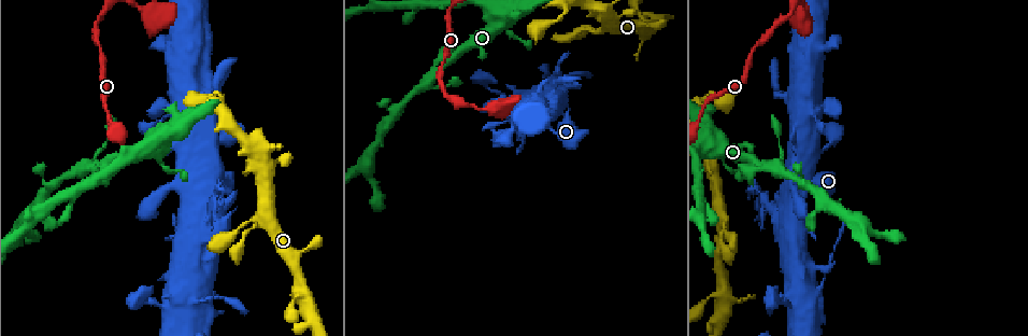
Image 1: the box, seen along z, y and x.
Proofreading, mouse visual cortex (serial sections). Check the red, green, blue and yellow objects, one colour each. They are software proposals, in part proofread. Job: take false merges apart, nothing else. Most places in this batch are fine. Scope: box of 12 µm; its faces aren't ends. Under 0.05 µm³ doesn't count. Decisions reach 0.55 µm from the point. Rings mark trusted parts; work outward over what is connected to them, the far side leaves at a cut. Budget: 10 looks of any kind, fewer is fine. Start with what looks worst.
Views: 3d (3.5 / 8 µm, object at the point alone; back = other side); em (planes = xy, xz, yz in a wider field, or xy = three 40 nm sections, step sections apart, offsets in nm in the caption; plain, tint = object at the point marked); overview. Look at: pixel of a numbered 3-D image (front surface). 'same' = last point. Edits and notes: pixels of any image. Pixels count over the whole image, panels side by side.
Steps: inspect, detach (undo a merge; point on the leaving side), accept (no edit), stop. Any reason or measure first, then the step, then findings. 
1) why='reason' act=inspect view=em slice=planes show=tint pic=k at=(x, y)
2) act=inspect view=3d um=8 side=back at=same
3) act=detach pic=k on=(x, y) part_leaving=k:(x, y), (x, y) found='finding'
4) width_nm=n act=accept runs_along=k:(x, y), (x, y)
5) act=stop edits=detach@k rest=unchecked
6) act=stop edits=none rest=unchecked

why='sharp bend' act=inspect view=3d um=3.5 pic=1 at=(491, 106)

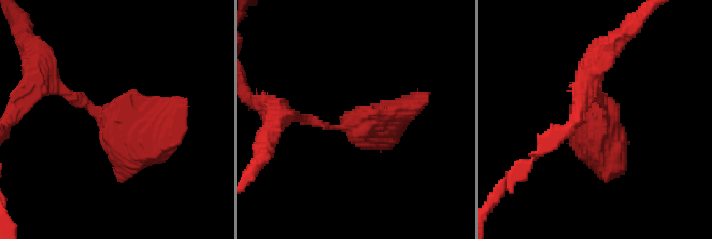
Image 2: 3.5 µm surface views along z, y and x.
act=inspect view=em slice=xy step=1 show=tint pic=2 at=(111, 118)

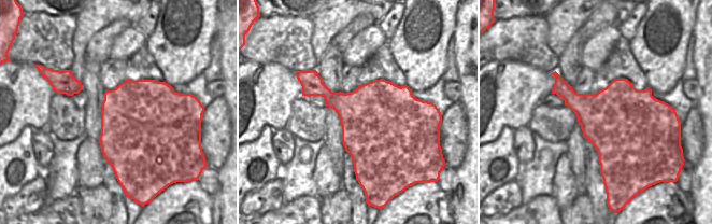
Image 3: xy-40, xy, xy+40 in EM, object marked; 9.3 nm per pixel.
act=inspect view=em slice=xy step=3 show=tint at=same

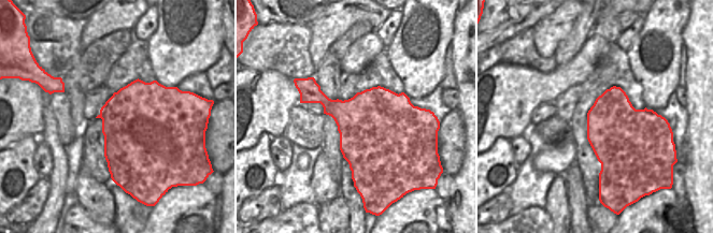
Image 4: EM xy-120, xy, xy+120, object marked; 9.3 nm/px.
act=accept runs_along=2:(66, 93), (128, 126), (187, 99) found='all the same cell'

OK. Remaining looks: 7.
why='a fork' act=inspect view=3d um=3.5 pic=1 at=(82, 170)

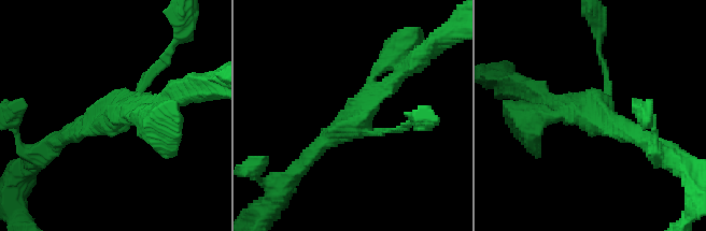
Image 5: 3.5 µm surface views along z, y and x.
arms=3 arm_widths_nm=100,250,250 why='shape alone is not enough' act=inspect view=em slice=xy step=2 show=tint pic=5 at=(116, 113)

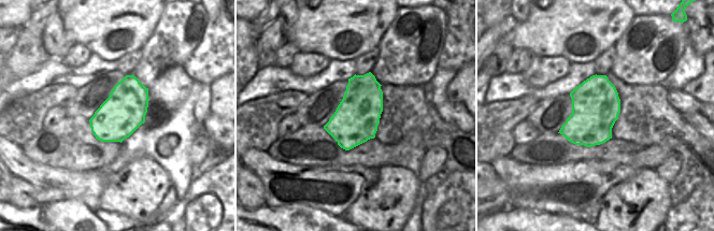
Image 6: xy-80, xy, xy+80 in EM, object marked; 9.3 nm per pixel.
why='cut it another way' act=inspect view=em slice=xy step=5 show=tint at=same

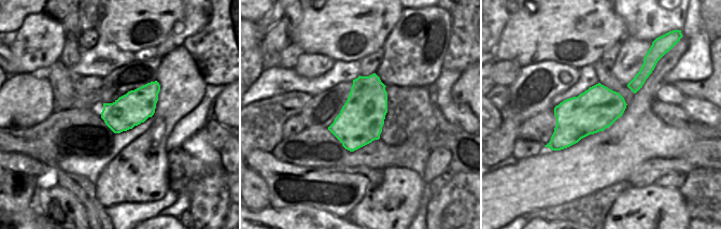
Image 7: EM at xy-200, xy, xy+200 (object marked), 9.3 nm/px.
act=accept runs_along=5:(405, 71), (302, 165) found='one cell here'

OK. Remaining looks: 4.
why='abrupt turn' act=inspect view=3d um=3.5 side=back pic=1 at=(193, 312)

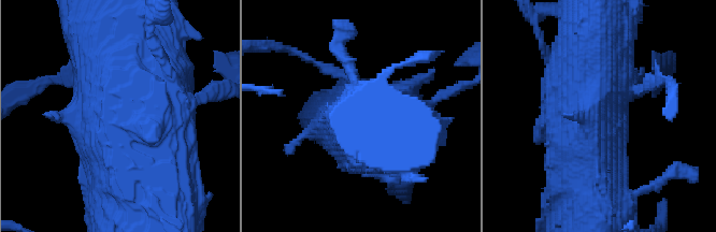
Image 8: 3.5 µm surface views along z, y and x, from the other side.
why='now the EM' act=inspect view=em slice=xy step=2 show=tint pic=8 at=(127, 119)

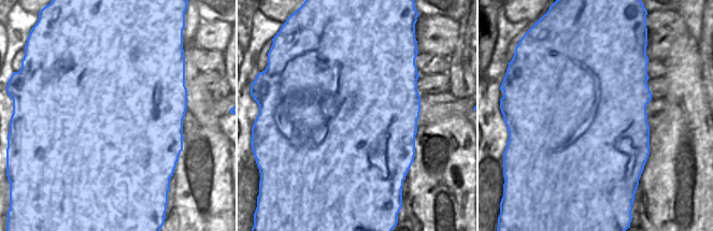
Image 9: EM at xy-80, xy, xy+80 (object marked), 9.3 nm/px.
act=accept runs_along=8:(123, 26), (159, 96), (145, 158) found='one cell here'

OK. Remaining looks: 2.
act=inspect view=3d um=3.5 side=back pic=1 at=(304, 294)

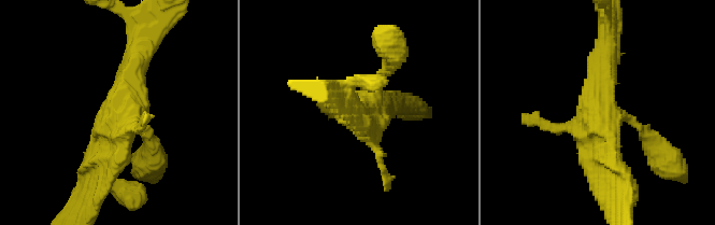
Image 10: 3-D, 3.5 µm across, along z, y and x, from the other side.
why='need the tissue' act=inspect view=em slice=xy step=3 show=tint pic=10 at=(594, 115)

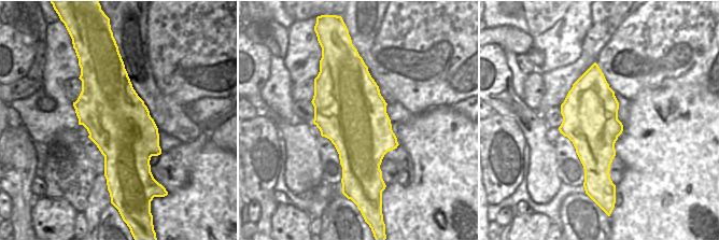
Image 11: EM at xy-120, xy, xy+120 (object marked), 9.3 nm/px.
act=accept runs_along=10:(141, 46), (101, 176) found='all the same cell'

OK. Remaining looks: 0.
act=stop edits=none rest=unchecked

